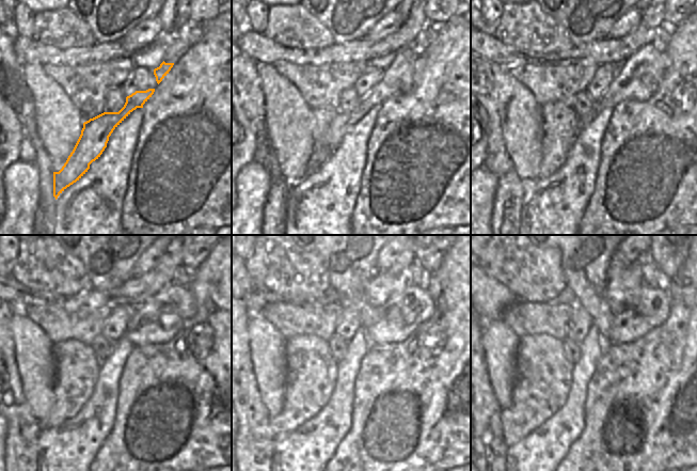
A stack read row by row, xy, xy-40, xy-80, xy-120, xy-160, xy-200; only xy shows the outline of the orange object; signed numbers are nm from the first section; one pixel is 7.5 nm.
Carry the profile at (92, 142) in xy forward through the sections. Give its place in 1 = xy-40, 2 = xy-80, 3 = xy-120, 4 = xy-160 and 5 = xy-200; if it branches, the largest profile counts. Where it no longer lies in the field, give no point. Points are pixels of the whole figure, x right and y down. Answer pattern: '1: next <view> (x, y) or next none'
1: next xy-40 (398, 77)
2: next xy-80 (640, 75)
3: next xy-120 (160, 317)
4: next xy-160 (407, 309)
5: next xy-200 (651, 308)

